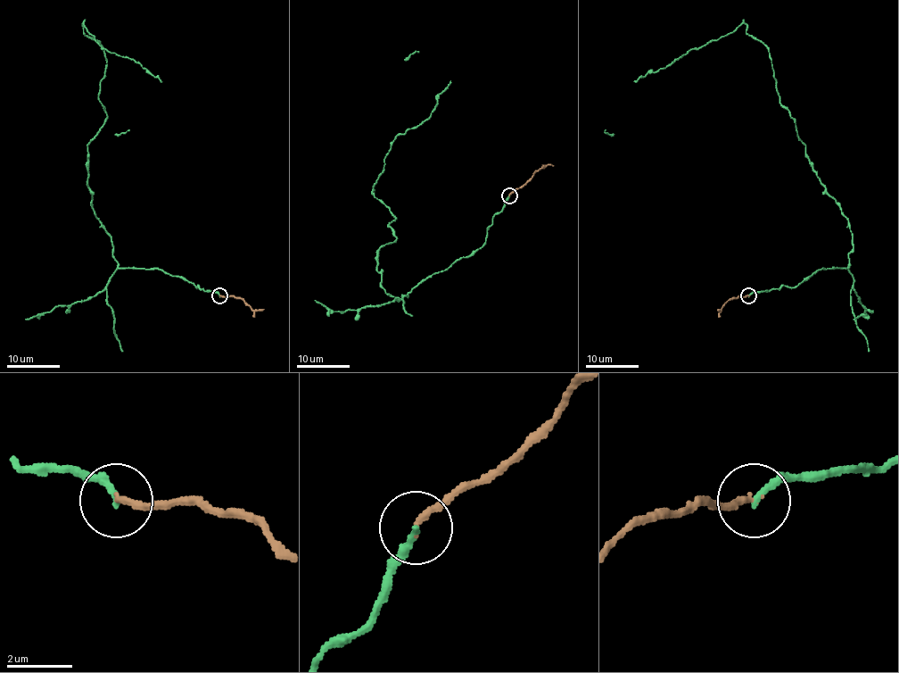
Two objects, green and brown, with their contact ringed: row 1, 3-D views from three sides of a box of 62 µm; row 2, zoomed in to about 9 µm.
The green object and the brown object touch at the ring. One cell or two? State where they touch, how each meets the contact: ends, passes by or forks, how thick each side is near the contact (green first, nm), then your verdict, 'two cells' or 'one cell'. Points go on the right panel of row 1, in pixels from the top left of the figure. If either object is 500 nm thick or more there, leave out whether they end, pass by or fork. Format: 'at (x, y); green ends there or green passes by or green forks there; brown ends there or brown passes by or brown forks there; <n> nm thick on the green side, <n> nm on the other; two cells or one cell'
at (748, 295); green ends there; brown ends there; 200 nm thick on the green side, 190 nm on the other; one cell

